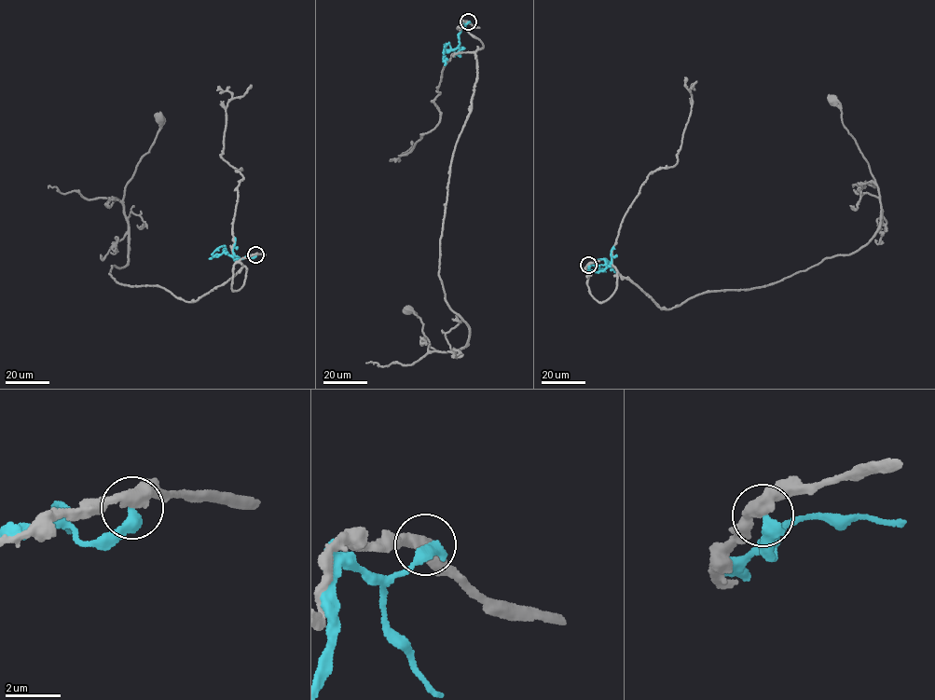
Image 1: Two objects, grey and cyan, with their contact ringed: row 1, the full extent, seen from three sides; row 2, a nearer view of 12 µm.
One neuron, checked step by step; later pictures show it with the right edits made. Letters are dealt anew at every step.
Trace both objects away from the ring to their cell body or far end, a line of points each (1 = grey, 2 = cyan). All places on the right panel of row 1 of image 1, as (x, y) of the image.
1: (588, 265), (599, 302), (618, 273), (669, 309), (859, 250), (880, 224), (878, 186), (833, 98)
2: (588, 265), (587, 270), (601, 271), (606, 268), (605, 259), (615, 272)

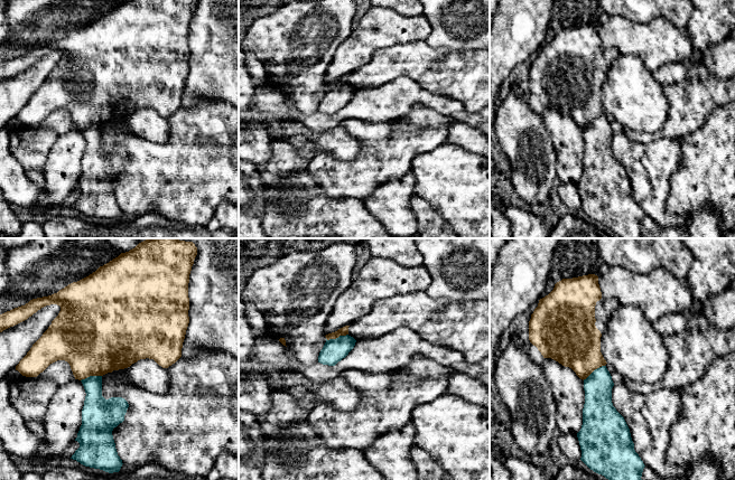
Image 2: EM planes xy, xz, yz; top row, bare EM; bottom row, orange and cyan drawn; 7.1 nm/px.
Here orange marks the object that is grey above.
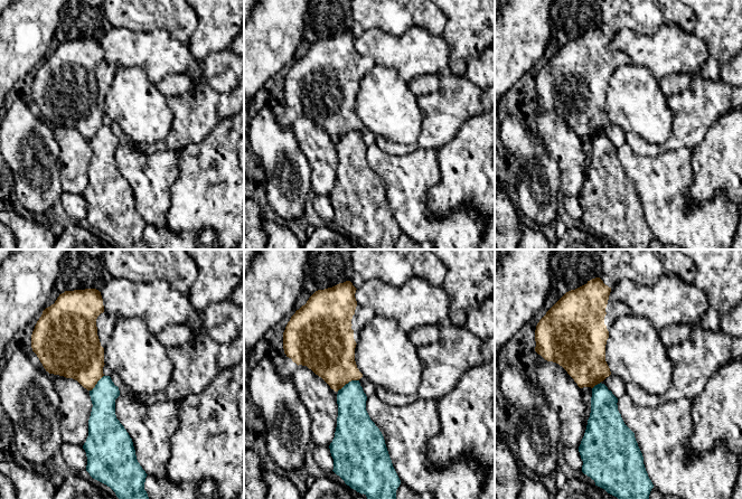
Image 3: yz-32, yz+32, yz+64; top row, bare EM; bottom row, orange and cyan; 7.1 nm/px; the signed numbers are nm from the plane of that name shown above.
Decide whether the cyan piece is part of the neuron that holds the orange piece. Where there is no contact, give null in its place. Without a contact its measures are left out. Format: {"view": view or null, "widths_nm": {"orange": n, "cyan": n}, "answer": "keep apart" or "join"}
{"view": "xz", "widths_nm": {"orange": 60, "cyan": 170}, "answer": "keep apart"}

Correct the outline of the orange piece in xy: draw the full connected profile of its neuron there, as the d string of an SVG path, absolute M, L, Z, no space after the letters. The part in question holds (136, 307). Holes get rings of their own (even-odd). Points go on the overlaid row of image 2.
M147 238L57 293L32 299L25 305L0 314L0 332L2 332L27 320L46 305L61 307L58 316L19 361L16 370L26 377L37 377L50 364L65 360L69 364L75 379L82 380L90 376L103 376L113 370L128 368L146 358L153 359L162 368L168 368L182 357L183 342L189 323L189 274L196 255L197 247L193 242L178 238Z

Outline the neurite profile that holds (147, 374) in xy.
M140 359L118 371L125 373L136 386L153 394L164 394L169 388L167 368L162 368L153 359Z

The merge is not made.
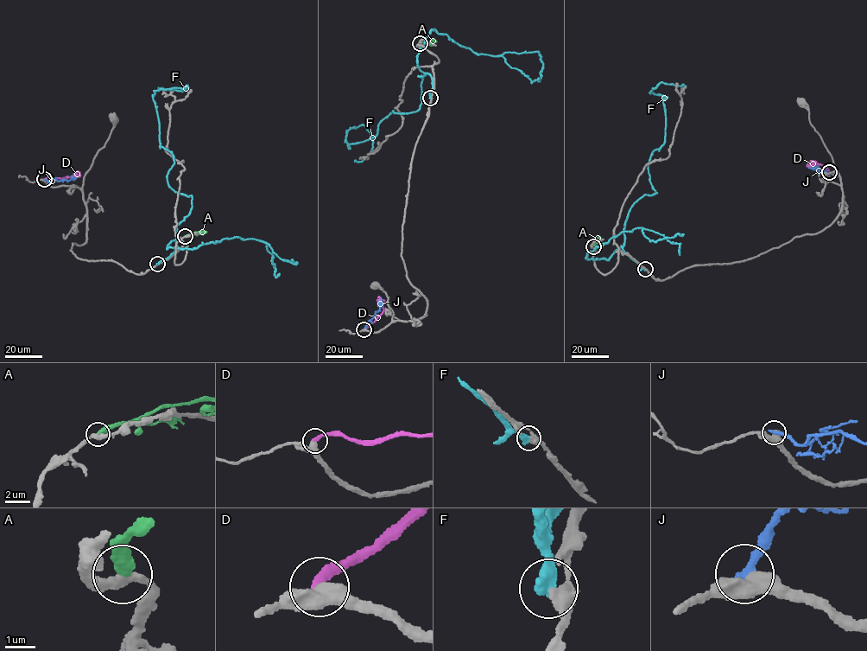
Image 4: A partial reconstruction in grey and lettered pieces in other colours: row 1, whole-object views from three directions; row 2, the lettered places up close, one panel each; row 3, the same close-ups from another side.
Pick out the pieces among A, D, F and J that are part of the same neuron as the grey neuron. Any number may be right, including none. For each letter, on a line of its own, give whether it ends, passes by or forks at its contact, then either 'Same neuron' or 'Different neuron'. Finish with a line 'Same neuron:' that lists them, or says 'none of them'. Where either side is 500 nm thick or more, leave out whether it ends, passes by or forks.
A: It ends there. Different neuron
D: It ends there. Same neuron
F: Different neuron
J: It ends there. Different neuron
Same neuron: D

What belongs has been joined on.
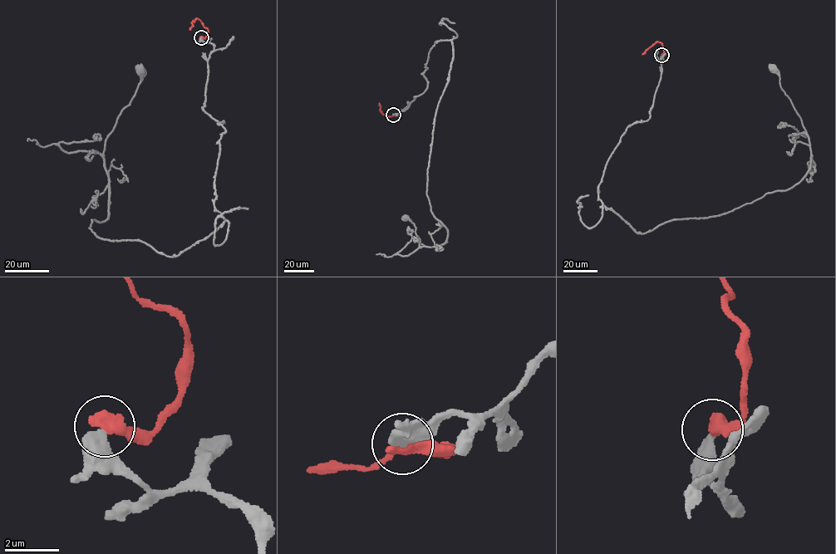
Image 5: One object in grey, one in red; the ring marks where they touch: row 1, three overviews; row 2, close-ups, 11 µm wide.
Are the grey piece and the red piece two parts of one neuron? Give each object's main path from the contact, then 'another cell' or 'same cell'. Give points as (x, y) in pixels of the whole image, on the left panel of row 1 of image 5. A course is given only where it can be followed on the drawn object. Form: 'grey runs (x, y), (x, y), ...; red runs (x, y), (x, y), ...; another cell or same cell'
grey runs (201, 37), (224, 219), (174, 257), (88, 228), (109, 216), (105, 139), (140, 68); red runs (201, 37), (205, 37), (208, 30), (198, 18), (192, 21), (190, 29); another cell

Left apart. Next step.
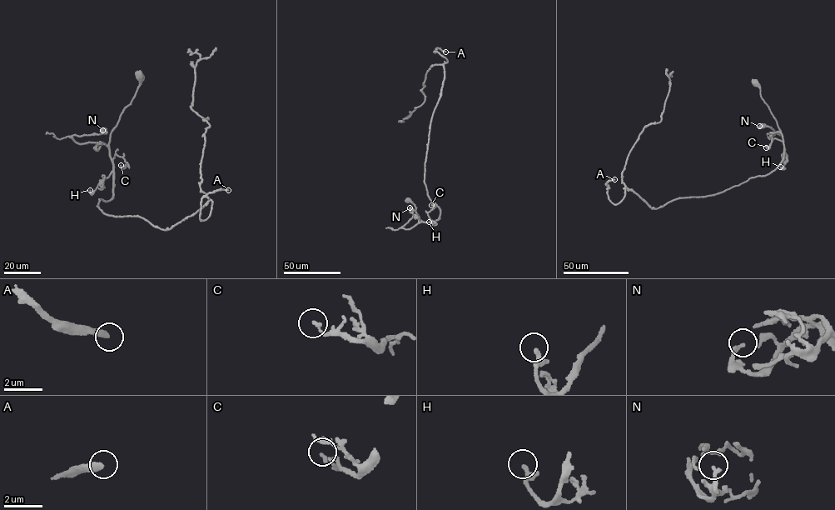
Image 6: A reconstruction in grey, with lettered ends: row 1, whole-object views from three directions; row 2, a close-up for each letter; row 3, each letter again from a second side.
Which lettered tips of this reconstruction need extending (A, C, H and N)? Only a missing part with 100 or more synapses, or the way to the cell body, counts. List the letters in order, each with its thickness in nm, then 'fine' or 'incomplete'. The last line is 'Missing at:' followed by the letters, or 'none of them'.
A: calibre 320 nm; incomplete
C: calibre 170 nm; fine
H: calibre 260 nm; fine
N: calibre 200 nm; fine
Missing at: A

